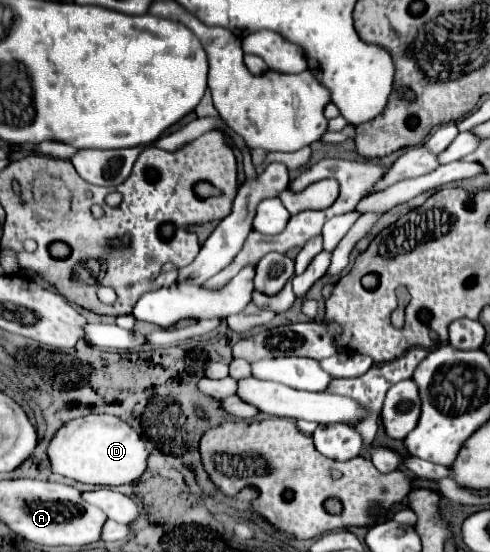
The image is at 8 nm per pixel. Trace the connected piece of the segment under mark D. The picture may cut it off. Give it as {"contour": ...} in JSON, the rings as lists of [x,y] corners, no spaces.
{"contour":[[[87,415],[87,417],[77,417],[67,423],[63,423],[61,429],[55,431],[55,435],[49,441],[47,447],[47,457],[51,461],[51,473],[63,475],[67,479],[79,481],[79,483],[89,483],[89,485],[127,485],[133,483],[135,479],[141,477],[145,471],[145,461],[149,457],[147,445],[141,439],[137,431],[133,431],[125,421],[113,415]]]}

